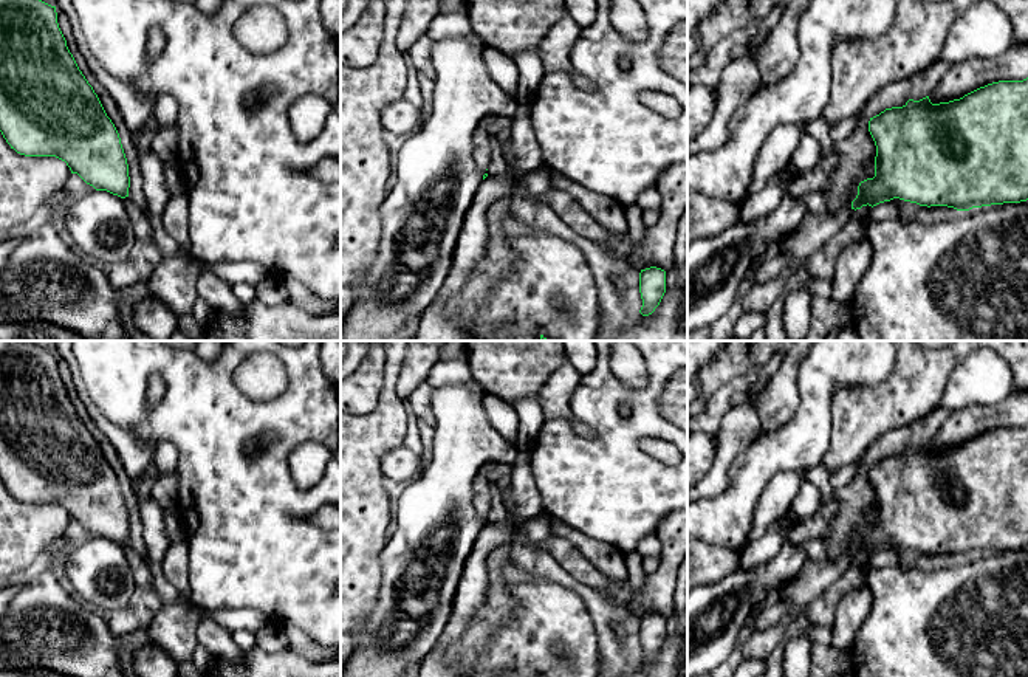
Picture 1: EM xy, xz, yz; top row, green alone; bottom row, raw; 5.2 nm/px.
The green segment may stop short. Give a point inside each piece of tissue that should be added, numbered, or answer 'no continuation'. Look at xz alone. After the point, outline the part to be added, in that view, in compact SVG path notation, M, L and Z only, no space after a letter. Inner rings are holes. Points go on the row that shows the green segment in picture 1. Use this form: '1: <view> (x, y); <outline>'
no continuation

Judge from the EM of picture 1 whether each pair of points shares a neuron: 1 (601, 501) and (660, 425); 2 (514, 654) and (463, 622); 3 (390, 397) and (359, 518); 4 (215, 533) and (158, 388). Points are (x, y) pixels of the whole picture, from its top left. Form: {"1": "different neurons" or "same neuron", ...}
{"1": "same neuron", "2": "different neurons", "3": "same neuron", "4": "different neurons"}

